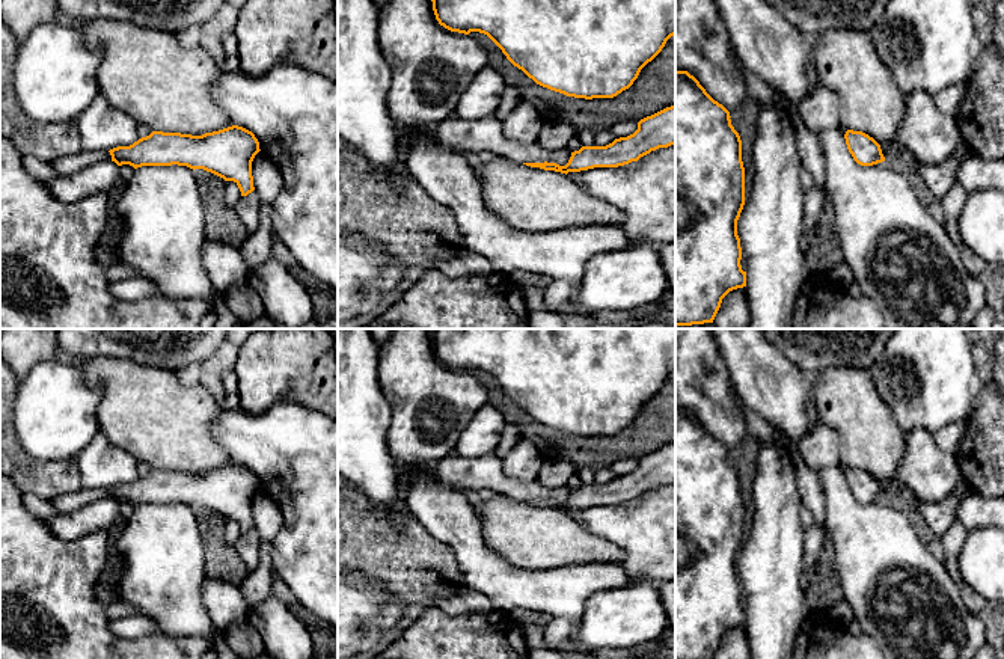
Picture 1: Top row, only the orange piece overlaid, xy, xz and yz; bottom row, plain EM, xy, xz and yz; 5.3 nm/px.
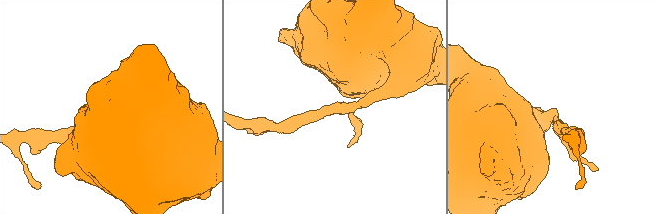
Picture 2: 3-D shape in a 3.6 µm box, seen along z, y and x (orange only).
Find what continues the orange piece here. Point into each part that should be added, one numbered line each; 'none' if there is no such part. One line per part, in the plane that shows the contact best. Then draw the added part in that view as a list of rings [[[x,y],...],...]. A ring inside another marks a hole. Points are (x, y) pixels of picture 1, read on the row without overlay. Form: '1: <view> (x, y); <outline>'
none

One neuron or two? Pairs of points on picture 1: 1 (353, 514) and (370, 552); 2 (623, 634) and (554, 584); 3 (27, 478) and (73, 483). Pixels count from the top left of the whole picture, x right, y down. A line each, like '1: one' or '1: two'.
1: one
2: two
3: one

